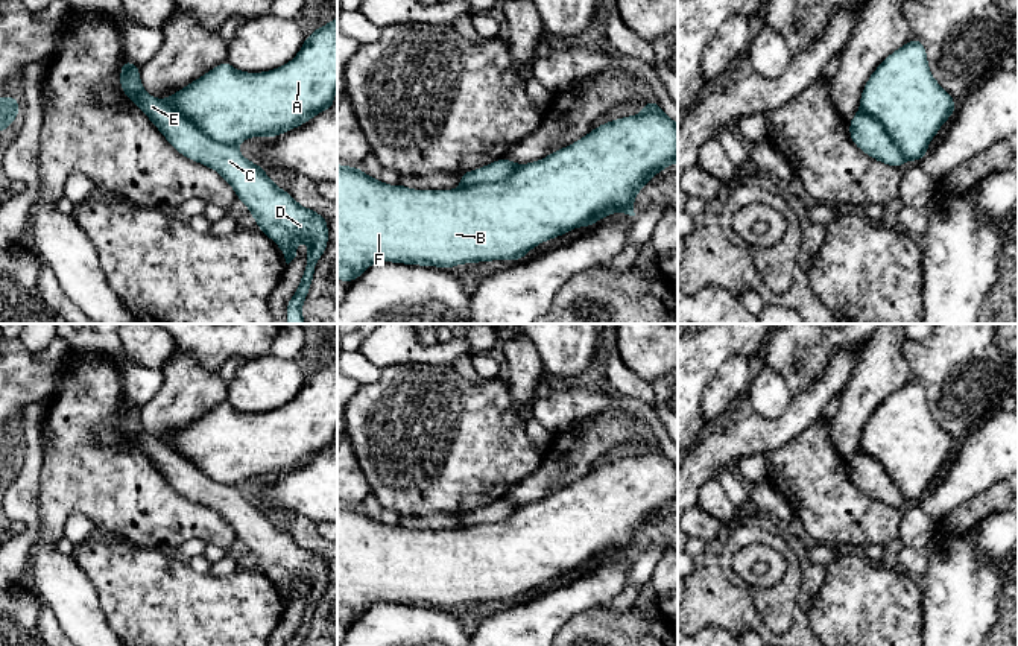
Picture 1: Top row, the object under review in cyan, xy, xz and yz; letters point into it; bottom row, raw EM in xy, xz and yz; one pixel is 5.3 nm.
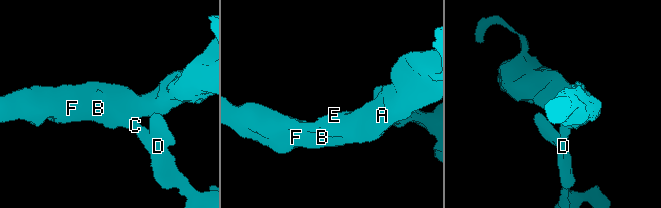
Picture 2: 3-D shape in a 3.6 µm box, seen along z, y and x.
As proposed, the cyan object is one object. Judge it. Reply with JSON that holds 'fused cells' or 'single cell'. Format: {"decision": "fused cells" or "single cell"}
{"decision": "fused cells"}

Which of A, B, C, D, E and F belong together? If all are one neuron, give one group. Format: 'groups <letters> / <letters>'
groups A B F / C D E

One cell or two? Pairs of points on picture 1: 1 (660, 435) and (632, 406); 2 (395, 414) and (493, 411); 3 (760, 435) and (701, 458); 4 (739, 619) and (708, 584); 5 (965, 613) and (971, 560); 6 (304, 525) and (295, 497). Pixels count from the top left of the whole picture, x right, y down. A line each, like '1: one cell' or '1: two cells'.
1: one cell
2: one cell
3: one cell
4: one cell
5: one cell
6: two cells

